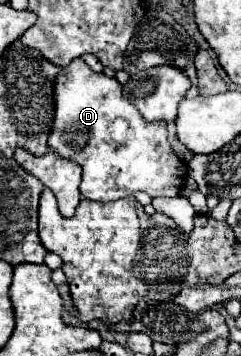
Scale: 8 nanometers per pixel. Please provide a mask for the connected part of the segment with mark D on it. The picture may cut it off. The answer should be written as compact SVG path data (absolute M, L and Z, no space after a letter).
M74 59L70 65L62 67L54 83L54 101L56 115L52 133L48 137L50 149L58 155L68 157L82 165L82 183L80 191L84 199L92 201L116 201L138 191L148 193L150 197L176 197L186 181L188 167L182 163L168 143L168 127L164 121L148 123L138 113L138 109L122 97L122 85L114 77L92 71L82 59Z

